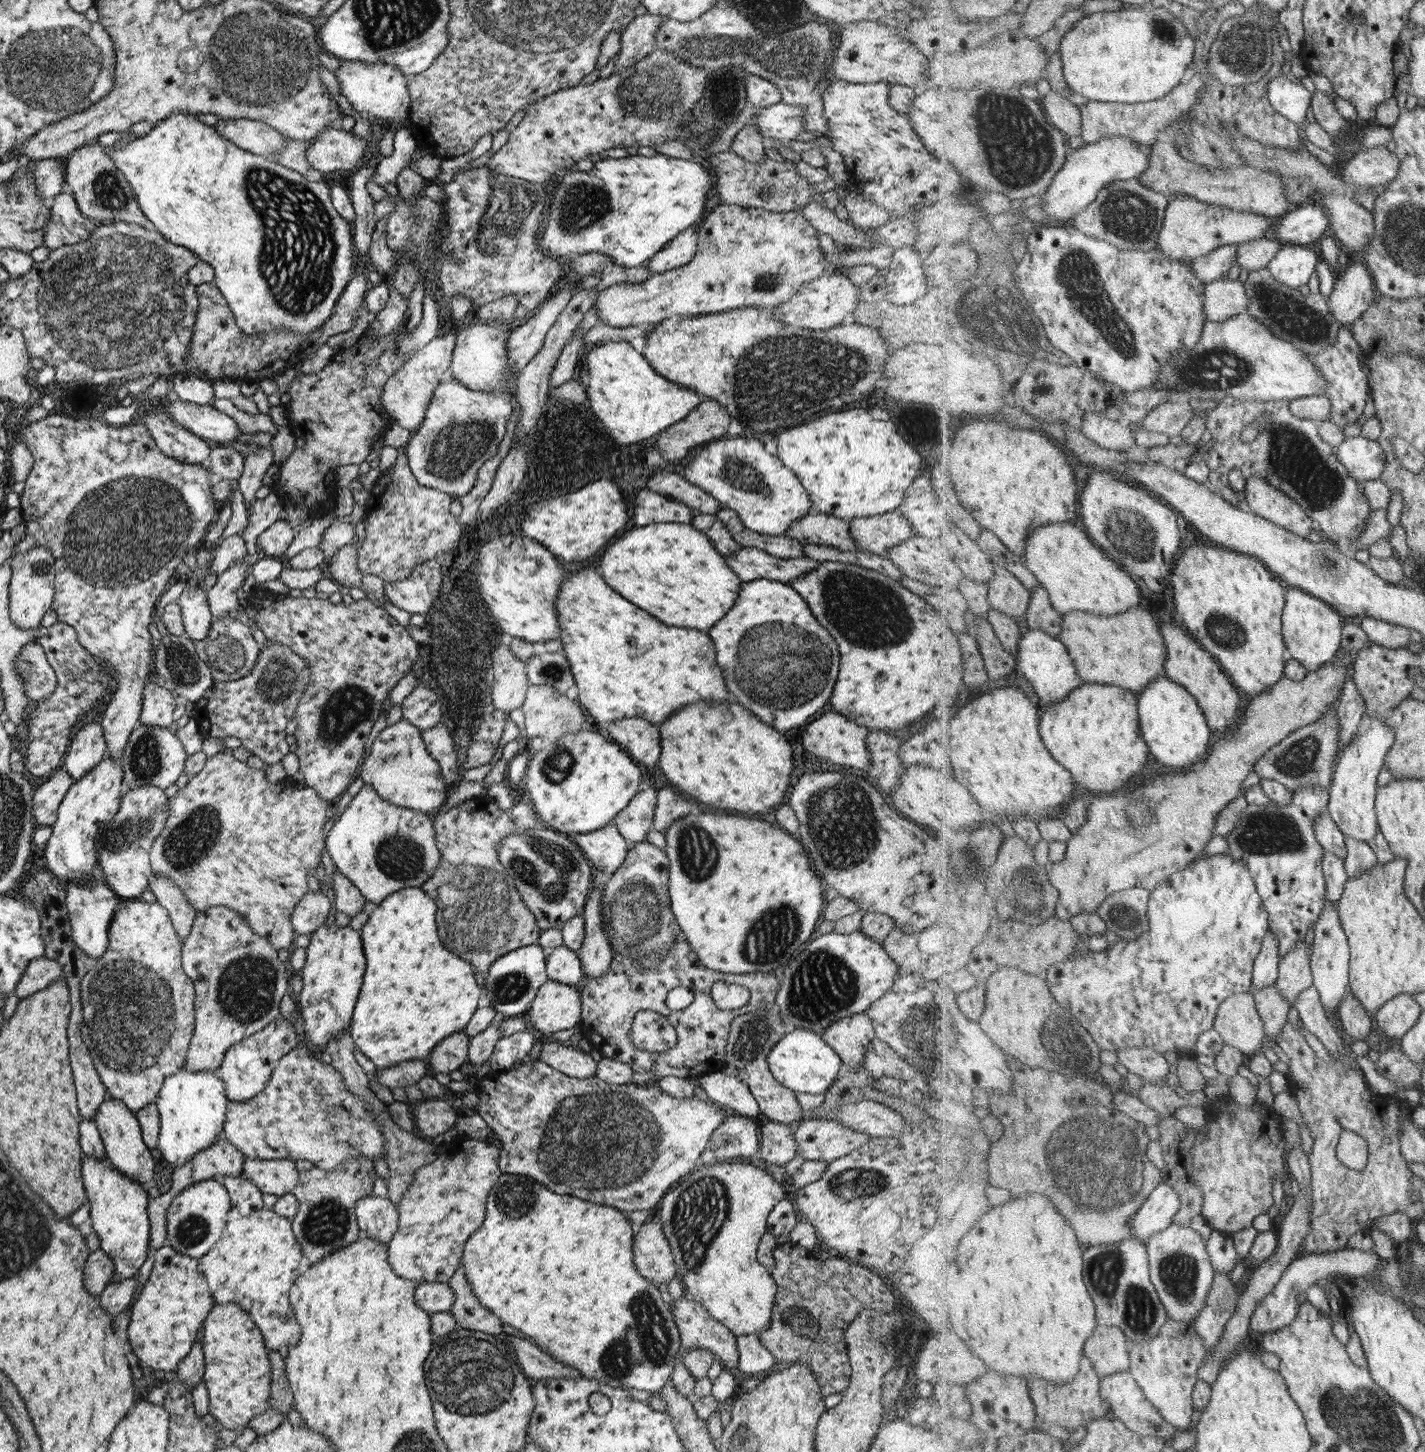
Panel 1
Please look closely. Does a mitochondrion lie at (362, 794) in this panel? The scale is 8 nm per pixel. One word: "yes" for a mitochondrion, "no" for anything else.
no

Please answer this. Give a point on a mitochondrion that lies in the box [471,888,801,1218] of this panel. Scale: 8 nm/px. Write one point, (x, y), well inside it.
(604, 1139)

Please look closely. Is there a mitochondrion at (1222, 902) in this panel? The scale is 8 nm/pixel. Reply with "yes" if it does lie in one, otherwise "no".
no

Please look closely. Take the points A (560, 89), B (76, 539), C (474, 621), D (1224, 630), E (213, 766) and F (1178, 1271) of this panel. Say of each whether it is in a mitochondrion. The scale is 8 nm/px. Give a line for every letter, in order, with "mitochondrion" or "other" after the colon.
A: other
B: mitochondrion
C: mitochondrion
D: mitochondrion
E: other
F: mitochondrion

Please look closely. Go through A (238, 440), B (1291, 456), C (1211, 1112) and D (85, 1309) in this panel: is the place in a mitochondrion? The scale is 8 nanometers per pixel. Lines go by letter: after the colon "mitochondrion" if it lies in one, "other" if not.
A: other
B: mitochondrion
C: other
D: other

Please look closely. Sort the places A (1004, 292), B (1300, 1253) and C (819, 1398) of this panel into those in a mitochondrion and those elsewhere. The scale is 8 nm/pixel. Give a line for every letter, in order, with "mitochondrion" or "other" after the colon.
A: mitochondrion
B: other
C: other

